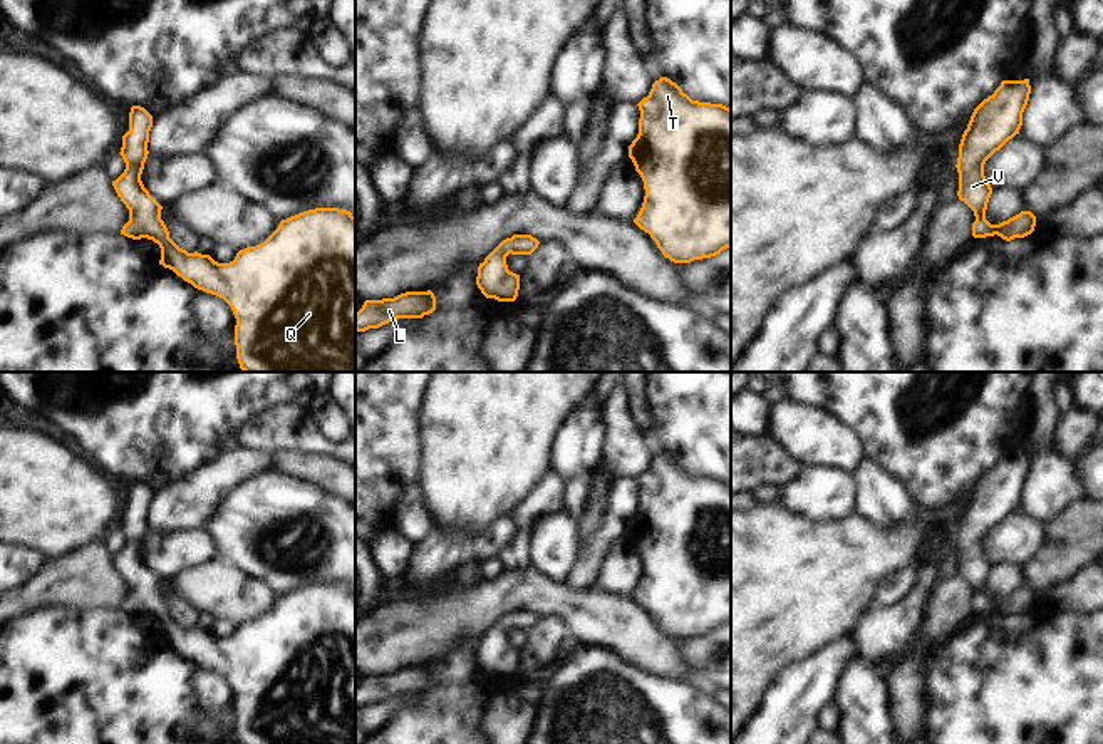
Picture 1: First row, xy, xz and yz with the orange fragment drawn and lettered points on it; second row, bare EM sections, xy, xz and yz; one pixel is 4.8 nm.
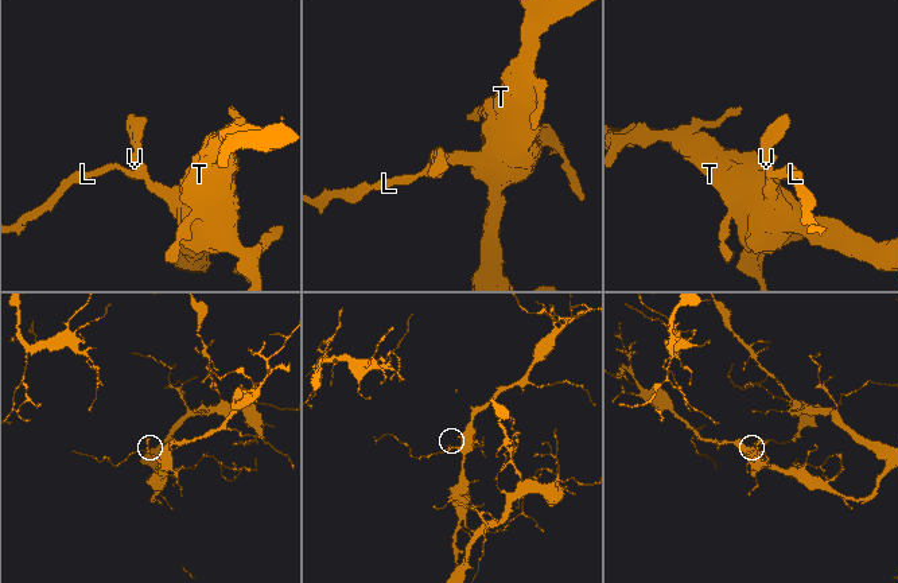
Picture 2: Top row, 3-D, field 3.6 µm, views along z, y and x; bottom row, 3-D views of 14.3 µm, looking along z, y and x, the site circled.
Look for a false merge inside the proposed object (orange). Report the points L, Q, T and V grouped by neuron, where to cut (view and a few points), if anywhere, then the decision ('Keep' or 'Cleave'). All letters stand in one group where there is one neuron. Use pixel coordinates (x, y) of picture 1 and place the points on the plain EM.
Groups: L Q T V. No split. Keep.

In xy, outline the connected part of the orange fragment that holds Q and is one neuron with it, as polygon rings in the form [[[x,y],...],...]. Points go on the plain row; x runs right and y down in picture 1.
[[[132,481],[119,528],[126,545],[112,556],[129,585],[121,610],[153,615],[161,623],[159,640],[231,682],[240,744],[355,744],[355,592],[339,583],[298,588],[282,595],[263,618],[240,625],[230,638],[218,638],[198,627],[188,628],[169,613],[161,595],[163,581],[141,556],[151,503],[153,491]]]

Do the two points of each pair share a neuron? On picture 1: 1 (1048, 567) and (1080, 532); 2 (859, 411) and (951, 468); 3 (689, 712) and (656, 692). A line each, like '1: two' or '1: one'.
1: one
2: one
3: one

